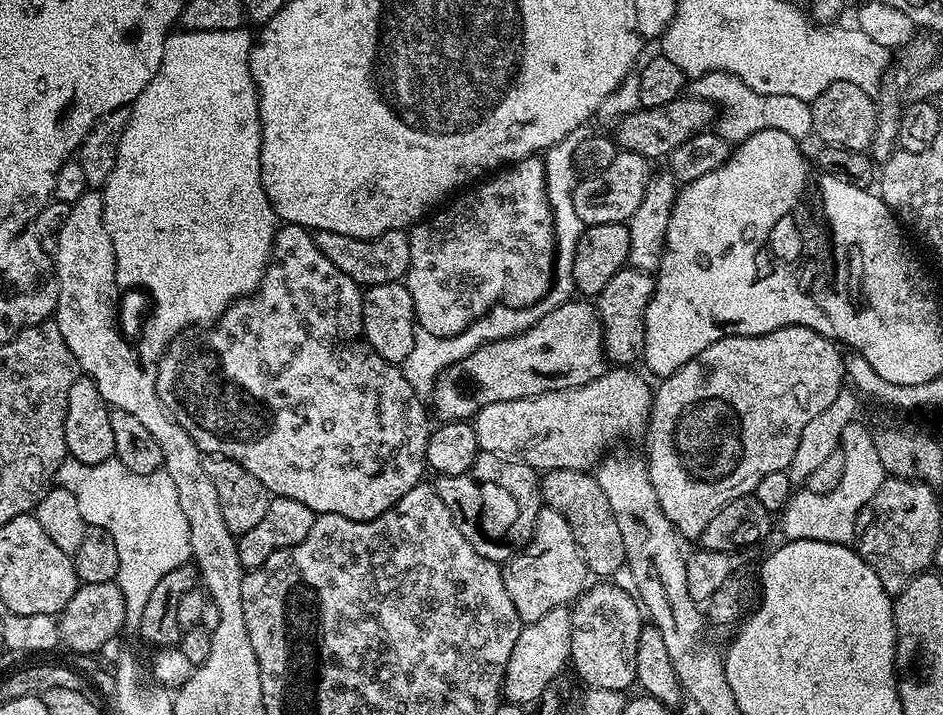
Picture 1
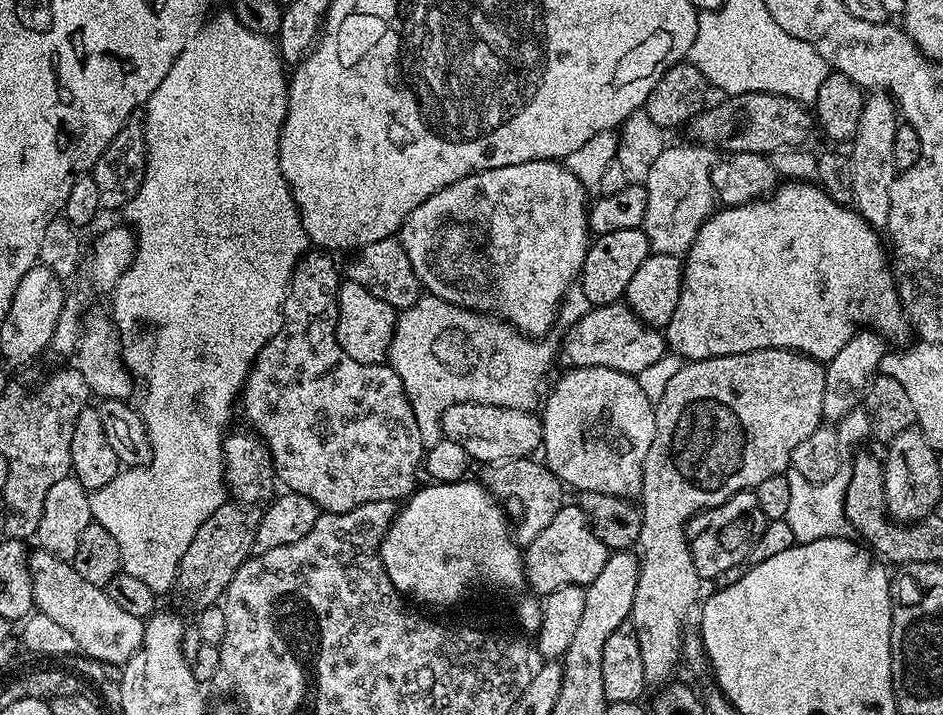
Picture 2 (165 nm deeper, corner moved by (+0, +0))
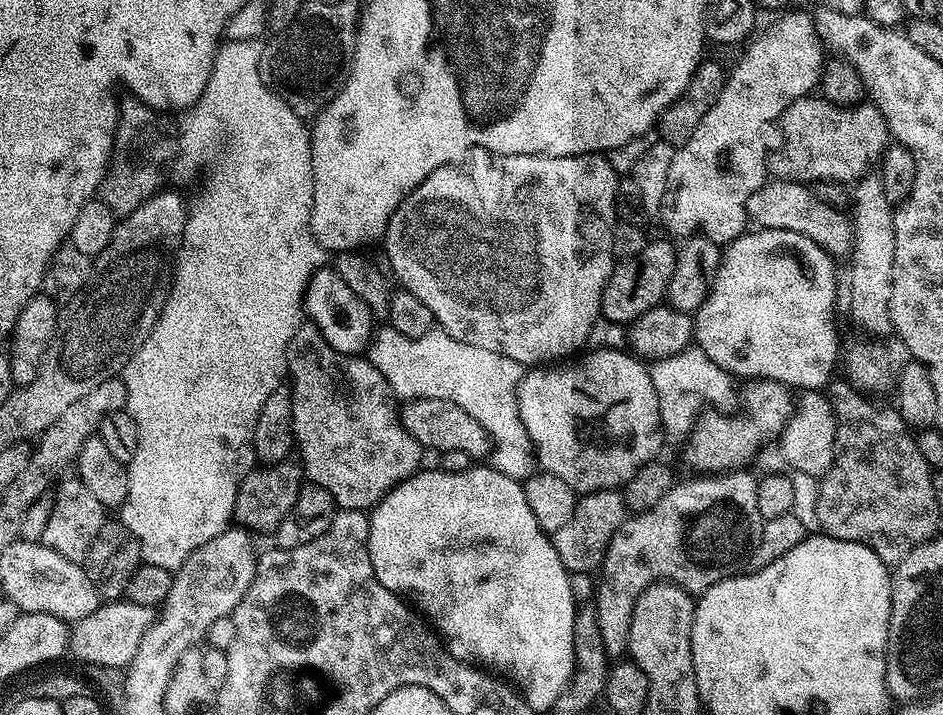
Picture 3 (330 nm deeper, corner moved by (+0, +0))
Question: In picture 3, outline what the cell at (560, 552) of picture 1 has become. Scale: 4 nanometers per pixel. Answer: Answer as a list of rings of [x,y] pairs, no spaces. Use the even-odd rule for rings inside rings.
[[[606,487],[581,495],[577,499],[570,522],[566,522],[566,526],[562,526],[557,532],[551,533],[552,545],[558,550],[558,558],[562,558],[569,573],[592,572],[599,569],[604,563],[604,551],[612,541],[612,535],[625,519],[626,505],[619,491]]]

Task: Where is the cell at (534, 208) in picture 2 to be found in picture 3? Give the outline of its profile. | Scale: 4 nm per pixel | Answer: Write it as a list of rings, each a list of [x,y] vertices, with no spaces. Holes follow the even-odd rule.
[[[474,148],[459,161],[458,166],[444,164],[434,170],[402,201],[398,210],[394,210],[388,229],[384,231],[382,251],[388,256],[395,279],[400,279],[399,287],[418,298],[430,310],[435,323],[443,331],[458,338],[458,342],[482,346],[482,350],[494,350],[494,354],[514,358],[514,362],[525,366],[548,366],[579,353],[579,348],[587,342],[596,320],[601,319],[600,299],[614,267],[612,232],[618,223],[617,183],[618,174],[613,170],[612,163],[608,161],[607,155],[599,152],[587,152],[581,156],[494,156],[484,148]]]

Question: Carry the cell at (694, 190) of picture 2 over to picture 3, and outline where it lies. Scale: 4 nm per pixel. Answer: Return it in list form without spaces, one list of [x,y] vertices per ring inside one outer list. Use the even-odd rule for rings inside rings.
[[[792,11],[777,15],[780,17],[761,36],[753,35],[747,41],[743,49],[745,52],[725,75],[718,102],[706,110],[706,118],[698,122],[688,141],[676,148],[674,162],[670,162],[670,175],[666,178],[664,205],[658,213],[659,219],[664,219],[665,226],[673,232],[673,237],[687,238],[699,234],[710,238],[715,244],[727,246],[743,236],[749,227],[750,194],[762,187],[770,176],[768,157],[773,147],[772,128],[774,132],[774,125],[795,100],[817,91],[826,63],[826,45],[820,40],[813,15],[810,12]]]

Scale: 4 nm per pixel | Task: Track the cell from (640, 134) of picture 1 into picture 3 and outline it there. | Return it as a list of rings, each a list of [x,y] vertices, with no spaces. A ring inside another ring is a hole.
[[[823,95],[803,96],[784,111],[778,121],[778,128],[784,131],[784,141],[768,157],[768,170],[775,179],[789,180],[795,184],[813,185],[817,180],[837,180],[848,186],[873,171],[874,165],[883,156],[890,143],[888,123],[875,104],[861,102],[850,108],[831,104]]]

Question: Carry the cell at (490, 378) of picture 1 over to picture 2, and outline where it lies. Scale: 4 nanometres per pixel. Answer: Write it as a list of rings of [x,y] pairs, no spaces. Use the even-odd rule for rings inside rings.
[[[627,303],[589,307],[564,340],[565,365],[573,368],[609,368],[636,376],[666,353],[666,336],[659,328],[644,324],[631,312]]]

